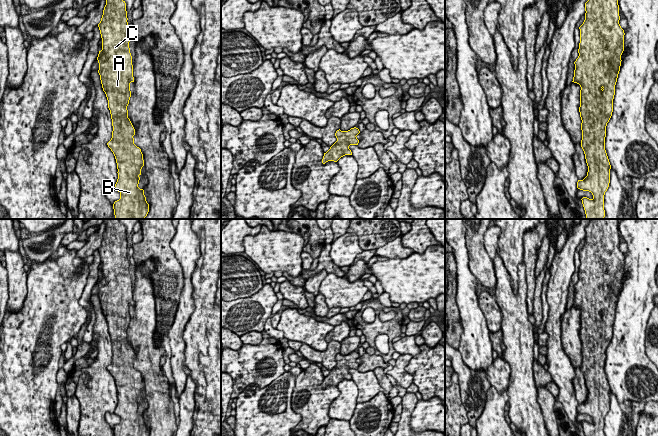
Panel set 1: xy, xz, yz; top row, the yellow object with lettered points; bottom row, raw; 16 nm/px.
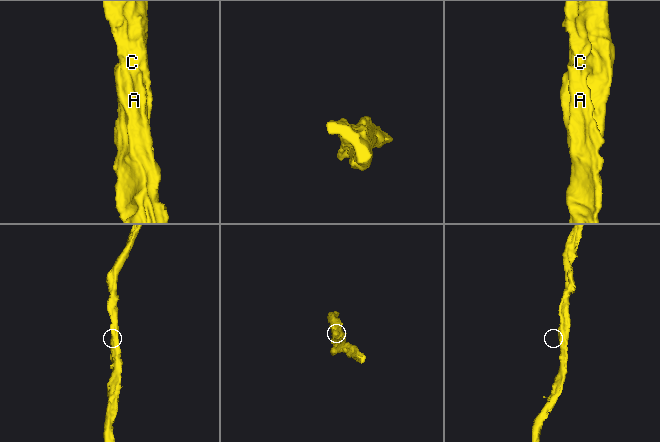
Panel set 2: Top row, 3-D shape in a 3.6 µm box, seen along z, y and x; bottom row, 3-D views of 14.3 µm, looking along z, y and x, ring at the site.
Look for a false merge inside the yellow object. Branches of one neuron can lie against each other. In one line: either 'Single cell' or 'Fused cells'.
Single cell

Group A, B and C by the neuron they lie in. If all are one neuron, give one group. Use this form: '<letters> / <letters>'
A B C

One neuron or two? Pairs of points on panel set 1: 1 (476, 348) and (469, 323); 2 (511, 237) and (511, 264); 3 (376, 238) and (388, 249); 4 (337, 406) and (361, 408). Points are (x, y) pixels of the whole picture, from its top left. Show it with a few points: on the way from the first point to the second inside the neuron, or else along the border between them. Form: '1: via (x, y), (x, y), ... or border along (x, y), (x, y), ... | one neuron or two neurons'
1: via (475, 342), (475, 329) | one neuron
2: via (511, 244), (511, 257) | one neuron
3: border along (400, 235), (375, 249) | two neurons
4: border along (357, 403), (349, 421) | two neurons

